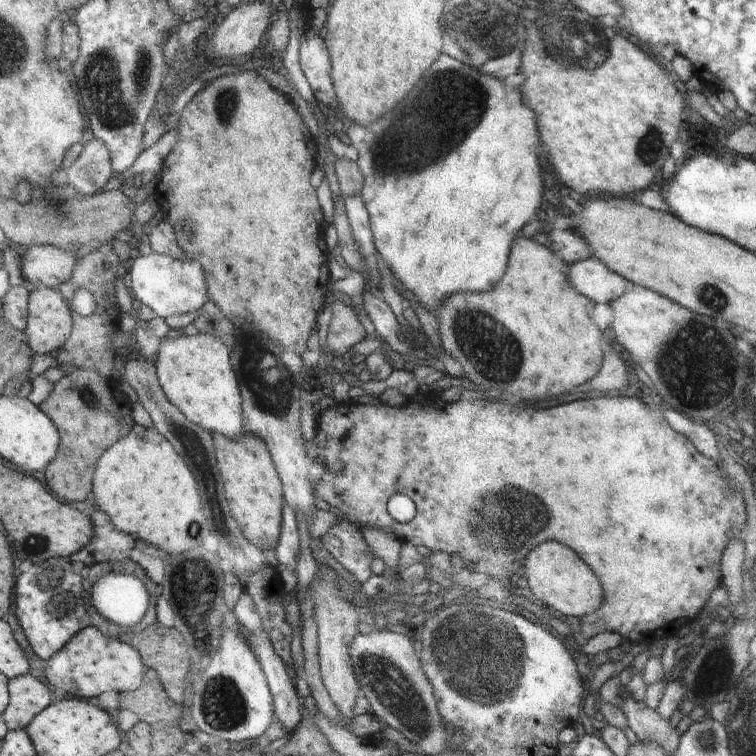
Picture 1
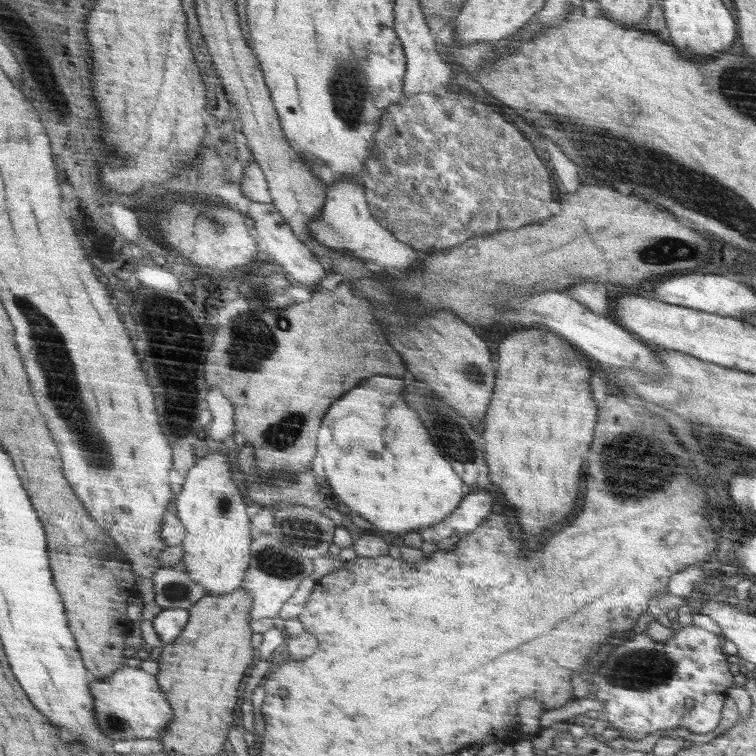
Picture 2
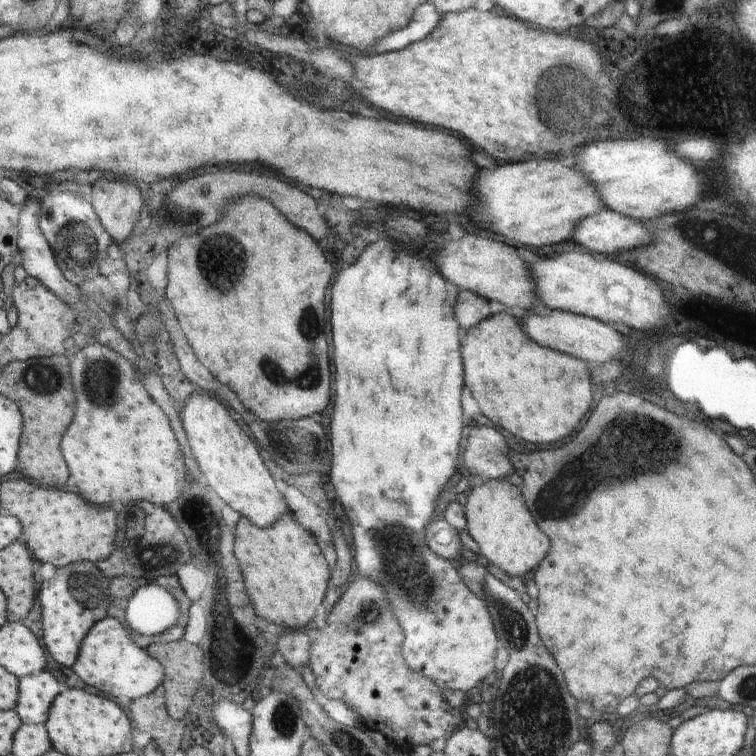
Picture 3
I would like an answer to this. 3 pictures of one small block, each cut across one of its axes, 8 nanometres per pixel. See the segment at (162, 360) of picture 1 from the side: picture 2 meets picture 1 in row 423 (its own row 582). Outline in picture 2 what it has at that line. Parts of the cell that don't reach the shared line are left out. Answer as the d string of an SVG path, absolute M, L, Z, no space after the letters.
M214 452L206 458L202 458L186 477L186 483L179 495L176 495L176 508L180 520L188 528L188 537L184 539L184 566L190 572L192 580L206 588L212 596L224 596L228 592L234 592L240 588L242 580L246 578L248 562L251 562L250 544L250 520L246 516L246 504L242 500L242 494L232 482L230 462L226 452Z

